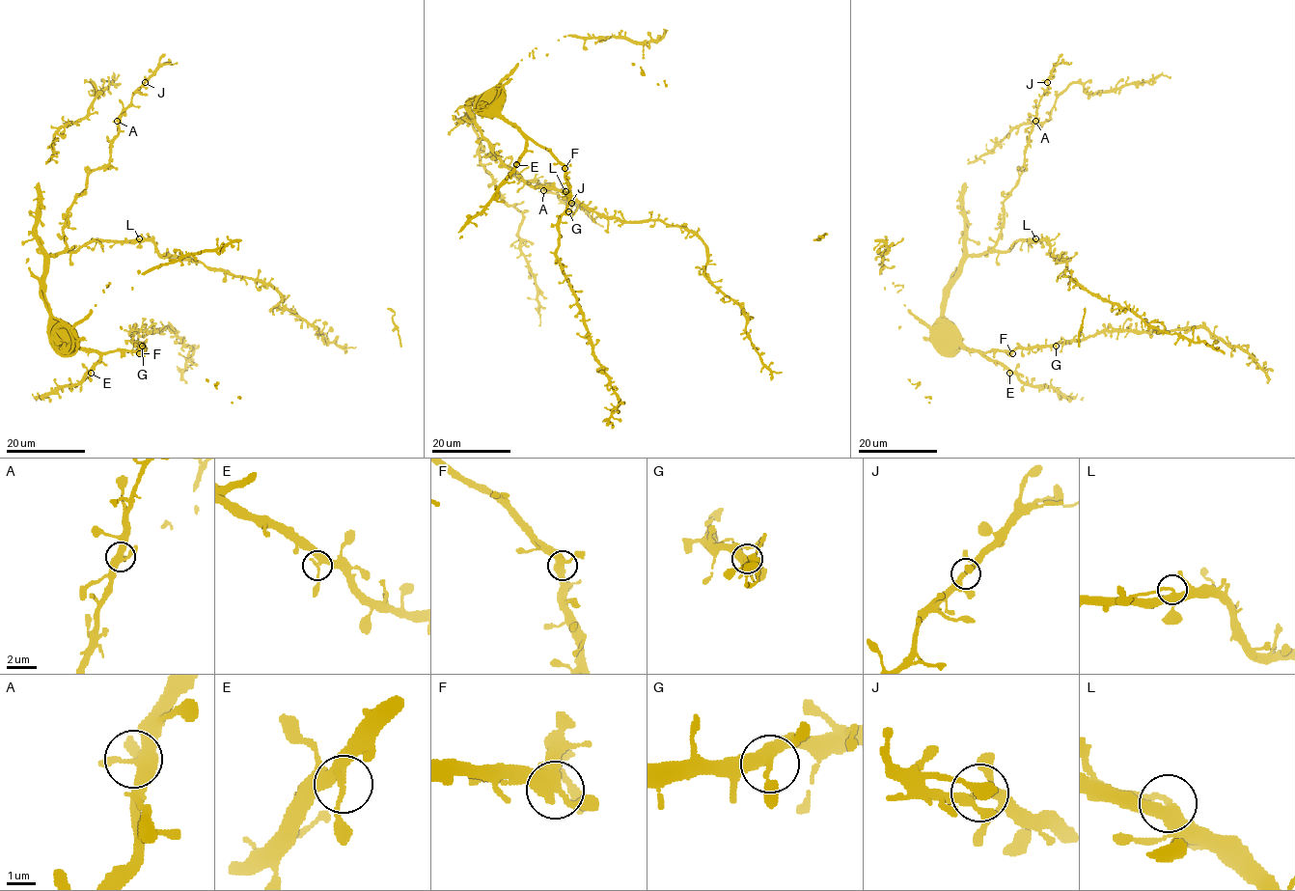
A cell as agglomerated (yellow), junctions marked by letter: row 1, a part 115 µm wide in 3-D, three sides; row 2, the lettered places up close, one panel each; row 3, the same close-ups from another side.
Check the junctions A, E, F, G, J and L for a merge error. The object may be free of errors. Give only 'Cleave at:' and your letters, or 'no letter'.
Cleave at: L

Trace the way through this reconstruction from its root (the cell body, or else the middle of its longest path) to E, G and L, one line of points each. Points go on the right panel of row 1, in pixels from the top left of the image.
E: (976, 254), (965, 260), (960, 275), (950, 285), (944, 316), (967, 348), (999, 361), (1009, 373)
G: (976, 254), (965, 260), (947, 294), (944, 316), (956, 329), (960, 340), (968, 348), (979, 352), (1056, 346)
L: (976, 254), (1005, 252), (1018, 241), (1036, 239)

